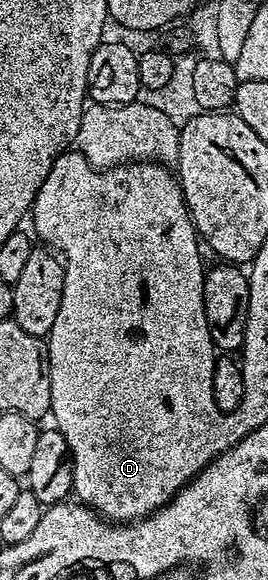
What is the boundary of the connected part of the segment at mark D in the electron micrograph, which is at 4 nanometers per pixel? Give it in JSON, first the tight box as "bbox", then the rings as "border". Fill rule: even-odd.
{"bbox":[33,151,236,523],"border":[[[67,151],[59,153],[52,171],[48,171],[48,179],[44,179],[44,187],[40,187],[34,200],[33,217],[33,232],[36,237],[38,232],[37,240],[60,255],[64,262],[64,291],[60,295],[60,311],[56,311],[56,323],[52,323],[52,331],[48,334],[50,413],[54,417],[53,424],[64,435],[70,448],[70,458],[74,464],[73,496],[87,509],[94,510],[99,517],[104,517],[111,523],[140,521],[166,505],[171,495],[177,493],[194,474],[226,452],[236,441],[236,433],[227,414],[218,410],[216,399],[212,395],[216,350],[208,319],[204,315],[206,274],[204,264],[202,265],[203,250],[200,248],[198,232],[194,229],[194,221],[190,218],[190,208],[186,205],[177,176],[161,163],[140,161],[117,165],[115,169],[100,170],[93,169],[82,153]]]}

